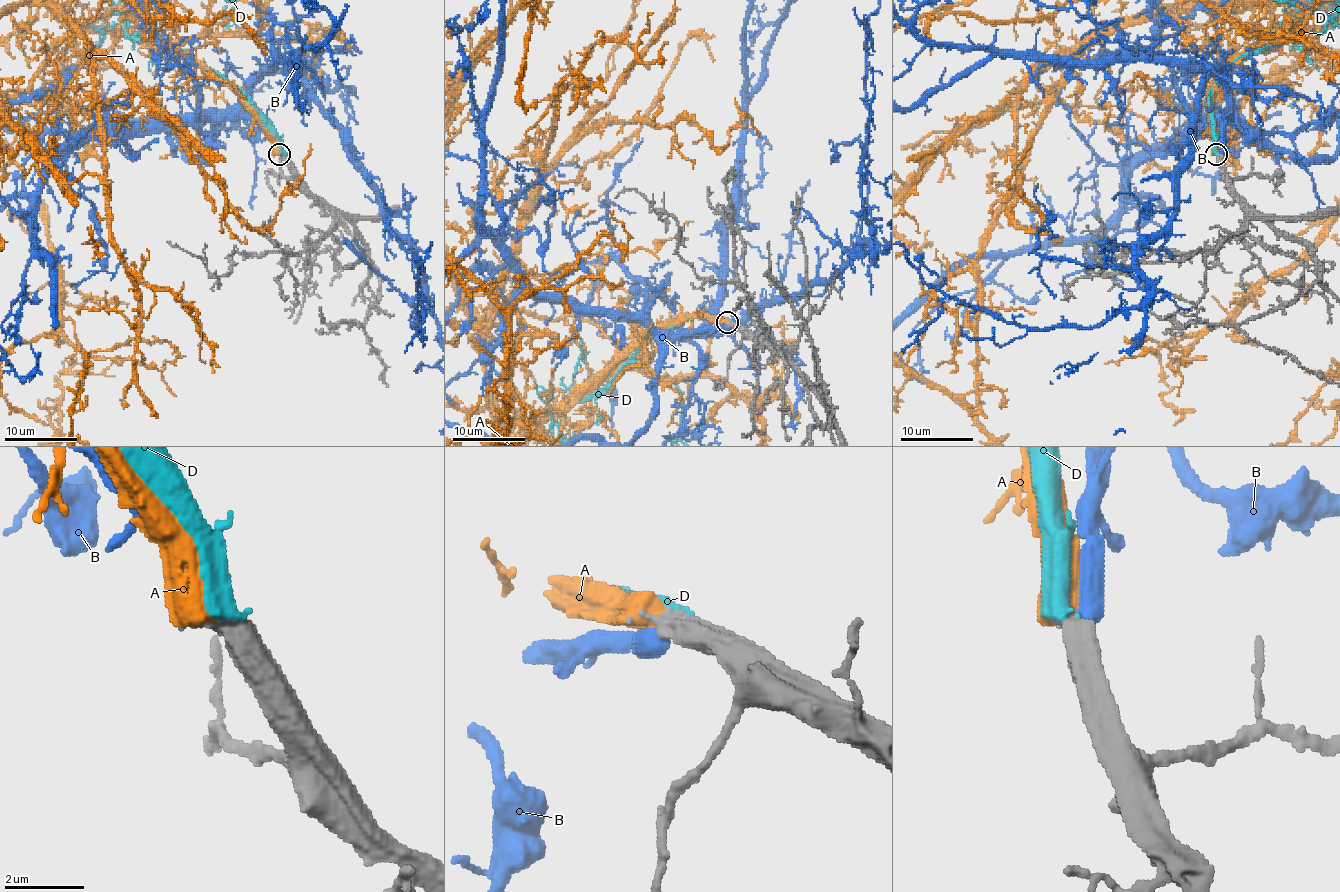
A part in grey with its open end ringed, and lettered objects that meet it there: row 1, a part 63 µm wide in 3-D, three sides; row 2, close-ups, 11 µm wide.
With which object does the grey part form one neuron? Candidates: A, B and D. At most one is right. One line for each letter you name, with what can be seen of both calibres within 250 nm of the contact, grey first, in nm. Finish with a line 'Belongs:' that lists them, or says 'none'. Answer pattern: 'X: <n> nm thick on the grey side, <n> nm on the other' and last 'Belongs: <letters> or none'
A: 480 nm thick on the grey side, 750 nm on the other
Belongs: A

